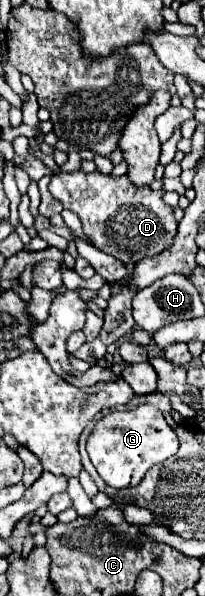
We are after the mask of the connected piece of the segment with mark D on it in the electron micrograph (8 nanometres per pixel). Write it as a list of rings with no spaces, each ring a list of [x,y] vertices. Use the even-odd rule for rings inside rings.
[[[82,170],[60,172],[60,174],[52,174],[52,178],[50,178],[50,192],[52,192],[52,196],[56,200],[62,202],[64,208],[68,208],[68,210],[72,210],[74,214],[80,216],[84,232],[86,232],[86,236],[90,236],[90,240],[94,242],[96,248],[100,248],[106,254],[116,256],[124,264],[140,262],[146,256],[154,256],[154,254],[166,250],[172,244],[174,236],[176,236],[178,222],[174,220],[174,210],[168,204],[164,204],[162,190],[152,192],[148,186],[138,188],[126,176],[112,178],[110,174],[100,174],[100,172],[86,174]]]

